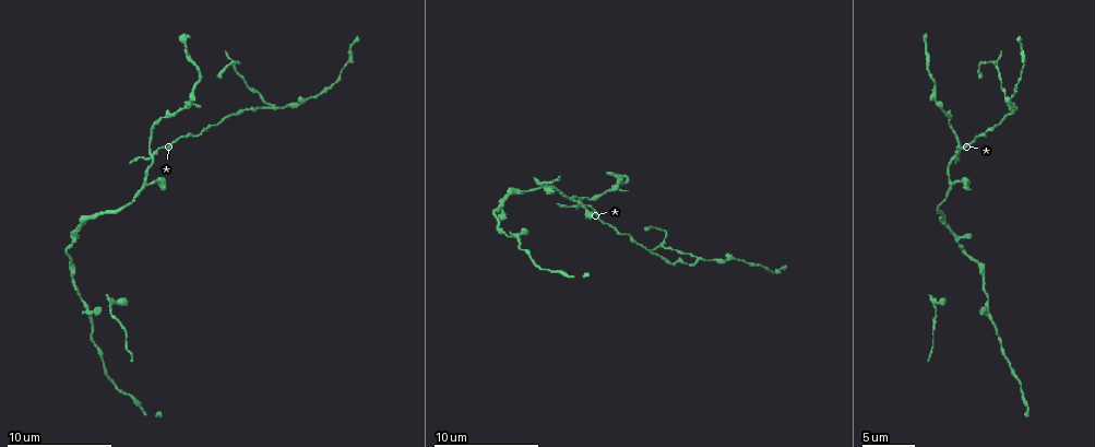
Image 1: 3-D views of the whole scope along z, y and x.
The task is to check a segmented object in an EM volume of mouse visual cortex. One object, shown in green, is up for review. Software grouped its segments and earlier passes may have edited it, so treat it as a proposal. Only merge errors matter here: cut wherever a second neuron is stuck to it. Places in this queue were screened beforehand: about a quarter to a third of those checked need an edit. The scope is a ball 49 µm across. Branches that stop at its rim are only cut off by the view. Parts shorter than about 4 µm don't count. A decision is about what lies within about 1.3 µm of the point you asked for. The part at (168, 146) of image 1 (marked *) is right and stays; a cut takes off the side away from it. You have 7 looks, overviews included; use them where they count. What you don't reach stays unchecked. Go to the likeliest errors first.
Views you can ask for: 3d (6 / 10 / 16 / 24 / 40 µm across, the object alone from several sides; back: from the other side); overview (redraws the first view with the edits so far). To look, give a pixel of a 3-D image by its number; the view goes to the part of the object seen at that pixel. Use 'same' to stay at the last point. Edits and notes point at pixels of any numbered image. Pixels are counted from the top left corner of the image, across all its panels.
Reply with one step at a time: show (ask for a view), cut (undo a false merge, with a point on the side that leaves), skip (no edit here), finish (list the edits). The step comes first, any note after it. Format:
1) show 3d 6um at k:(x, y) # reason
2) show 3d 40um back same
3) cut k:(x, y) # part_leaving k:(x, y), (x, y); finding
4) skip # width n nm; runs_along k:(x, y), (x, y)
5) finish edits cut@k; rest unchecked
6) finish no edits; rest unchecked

show 3d 10um at 1:(149, 153) # four-way junction

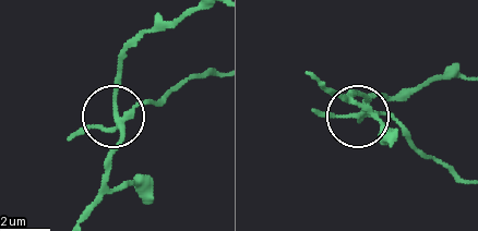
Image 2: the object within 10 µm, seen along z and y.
cut 2:(118, 84) # width 220 nm; part_leaving 2:(116, 122), (122, 138), (106, 189), (79, 220); two neurons meet here

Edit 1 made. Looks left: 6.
show overview

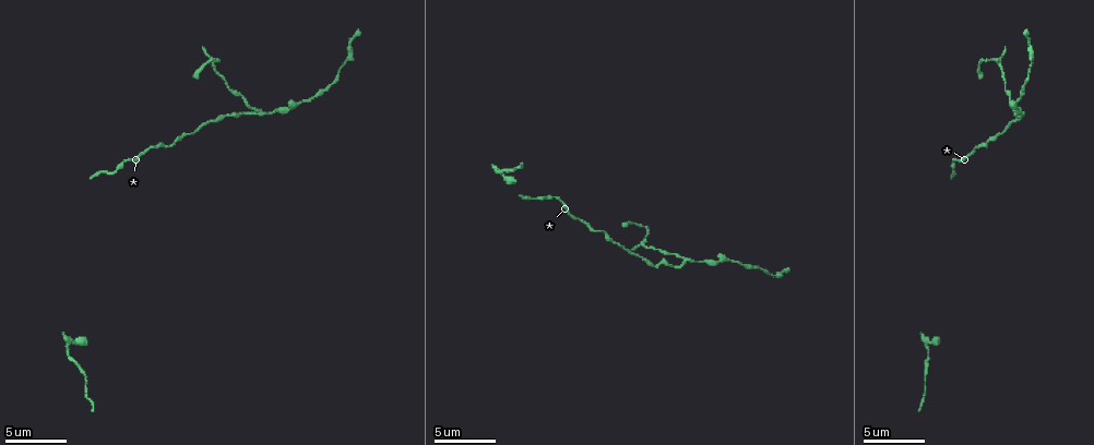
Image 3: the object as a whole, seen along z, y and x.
show 3d 10um at 3:(259, 112) # three arms meet

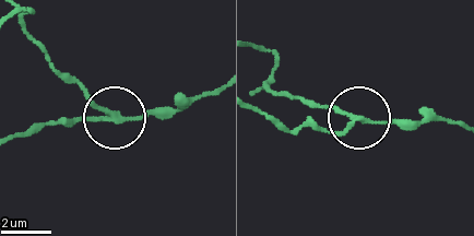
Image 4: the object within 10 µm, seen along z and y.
cut 4:(84, 95) # part_leaving 4:(111, 116), (57, 68), (24, 24), (24, 14); a second neuron is stuck on

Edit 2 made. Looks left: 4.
finish edits cut@2, cut@4; rest unchecked

